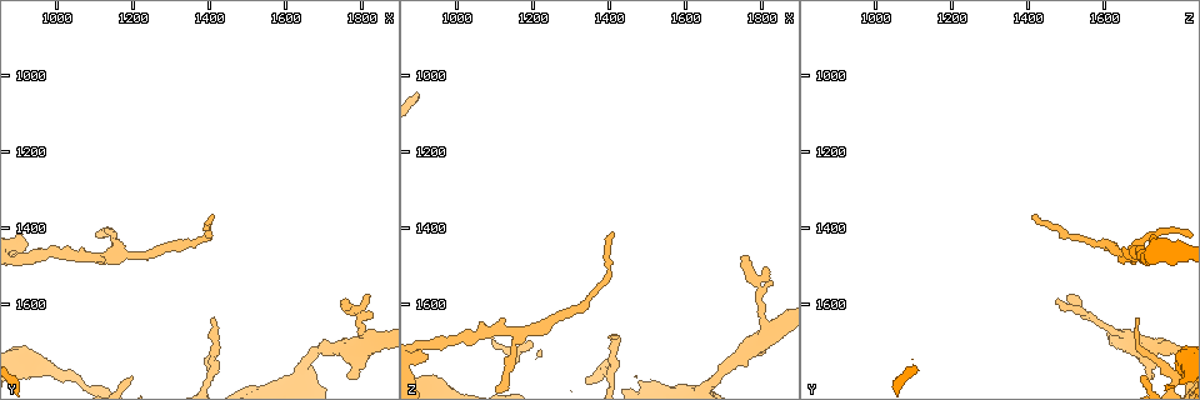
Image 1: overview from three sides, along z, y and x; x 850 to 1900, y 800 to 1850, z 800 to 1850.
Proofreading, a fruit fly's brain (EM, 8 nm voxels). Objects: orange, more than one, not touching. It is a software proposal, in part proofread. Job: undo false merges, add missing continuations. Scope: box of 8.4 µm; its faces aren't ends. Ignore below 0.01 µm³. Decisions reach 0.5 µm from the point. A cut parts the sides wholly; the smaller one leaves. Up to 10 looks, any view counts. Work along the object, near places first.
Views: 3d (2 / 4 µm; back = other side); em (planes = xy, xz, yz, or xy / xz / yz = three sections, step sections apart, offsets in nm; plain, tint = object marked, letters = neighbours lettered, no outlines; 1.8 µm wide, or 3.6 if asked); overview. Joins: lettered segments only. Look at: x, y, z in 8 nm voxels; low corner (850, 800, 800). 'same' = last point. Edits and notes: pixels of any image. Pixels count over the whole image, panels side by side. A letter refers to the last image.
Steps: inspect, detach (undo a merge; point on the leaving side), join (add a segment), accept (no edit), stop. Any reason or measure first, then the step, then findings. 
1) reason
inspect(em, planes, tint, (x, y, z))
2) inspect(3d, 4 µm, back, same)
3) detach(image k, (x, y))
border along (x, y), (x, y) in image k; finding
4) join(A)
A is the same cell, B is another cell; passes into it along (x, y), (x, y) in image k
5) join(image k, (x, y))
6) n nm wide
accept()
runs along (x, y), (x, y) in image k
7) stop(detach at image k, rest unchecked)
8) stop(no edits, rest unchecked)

abrupt turn
inspect(3d, 2 µm, (1815, 1695, 1675))

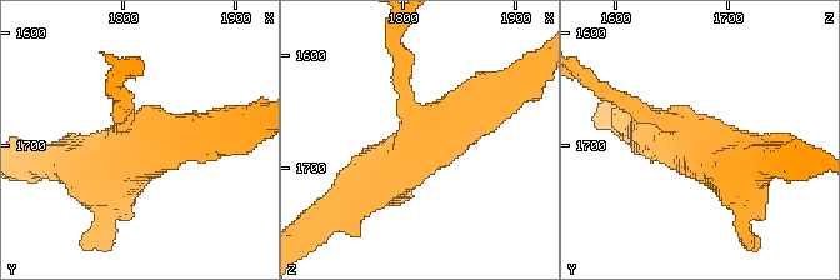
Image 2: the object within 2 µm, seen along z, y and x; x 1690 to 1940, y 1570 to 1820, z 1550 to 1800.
inspect(em, 3.6 µm, xy, step 4, letters, (1822, 1696, 1678))

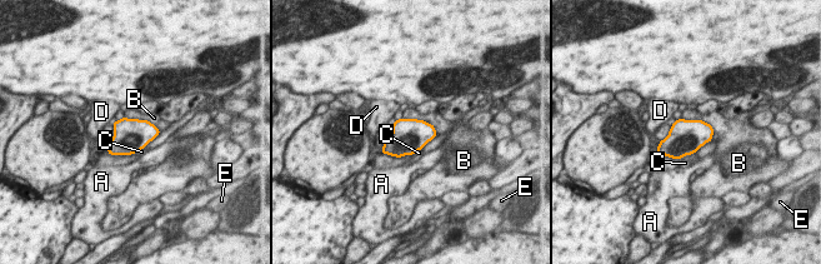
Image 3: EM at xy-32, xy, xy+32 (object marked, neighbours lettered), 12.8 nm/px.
accept()
A, B, C, D and E are other cells; border along (681, 118), (706, 121), (712, 139) in image 3; one neuron here

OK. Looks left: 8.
inspect(em, 3.6 µm, planes, letters, (1410, 1630, 1685))

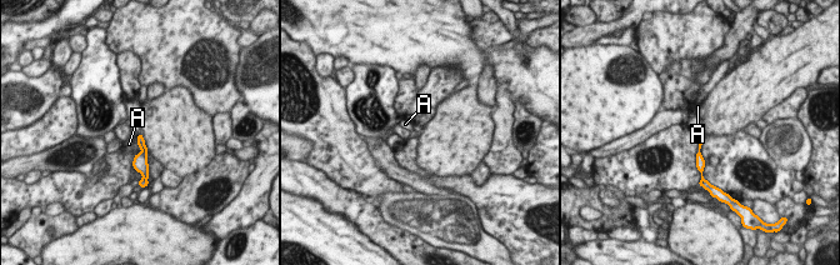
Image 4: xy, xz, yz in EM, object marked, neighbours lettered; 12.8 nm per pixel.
join(A)
A is the same cell; passes into it along (140, 163), (138, 144), (129, 144) in image 4; the neuron continues

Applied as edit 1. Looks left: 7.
a fork
inspect(em, planes, plain, (1140, 1470, 1675))

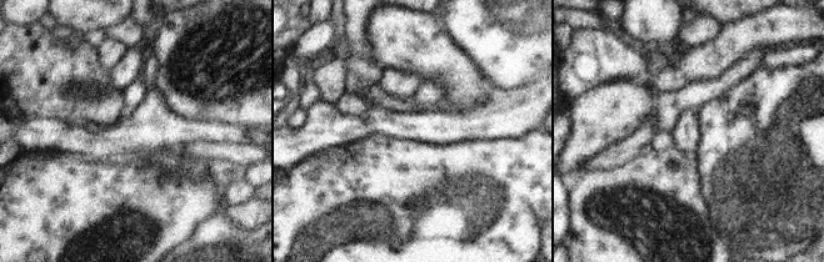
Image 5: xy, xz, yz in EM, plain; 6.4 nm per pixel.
inspect(em, planes, letters, same)

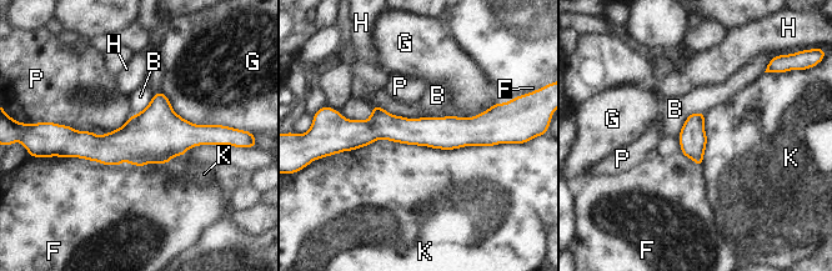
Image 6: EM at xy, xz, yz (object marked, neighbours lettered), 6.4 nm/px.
K touches over 1100 nm
accept()
B, F, G, H, K and P are other cells; border along (505, 142), (377, 139), (334, 155) in image 6; one neuron here

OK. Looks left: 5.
inspect(em, planes, letters, (925, 1445, 1745))

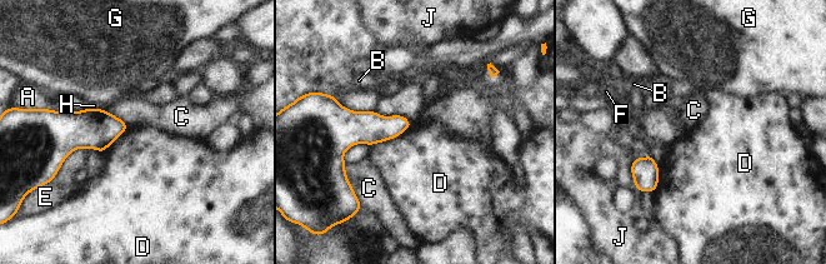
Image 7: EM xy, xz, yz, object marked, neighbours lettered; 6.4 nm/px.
accept()
A, B, C, D, E, F, G, H and J are other cells; border along (412, 123), (396, 137), (369, 147) in image 7; none of them fits

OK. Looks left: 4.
stop(join at image 4, rest unchecked)

